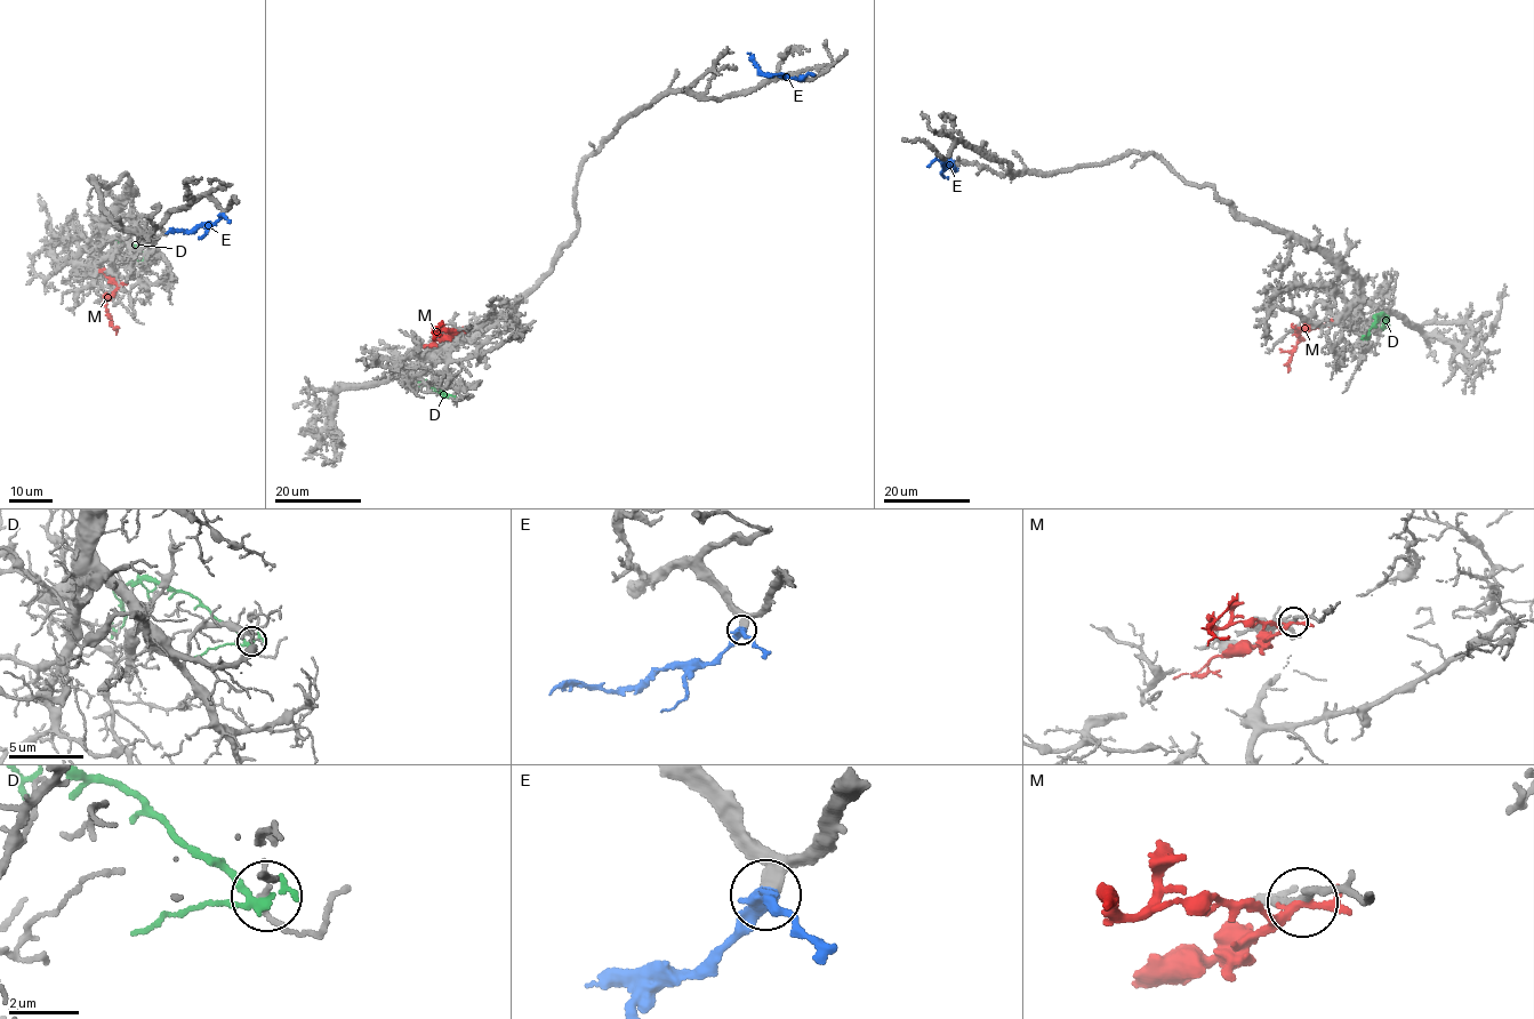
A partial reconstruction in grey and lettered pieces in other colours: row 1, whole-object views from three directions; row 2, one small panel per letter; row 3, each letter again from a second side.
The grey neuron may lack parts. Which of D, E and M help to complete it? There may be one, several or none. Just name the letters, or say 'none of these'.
E

